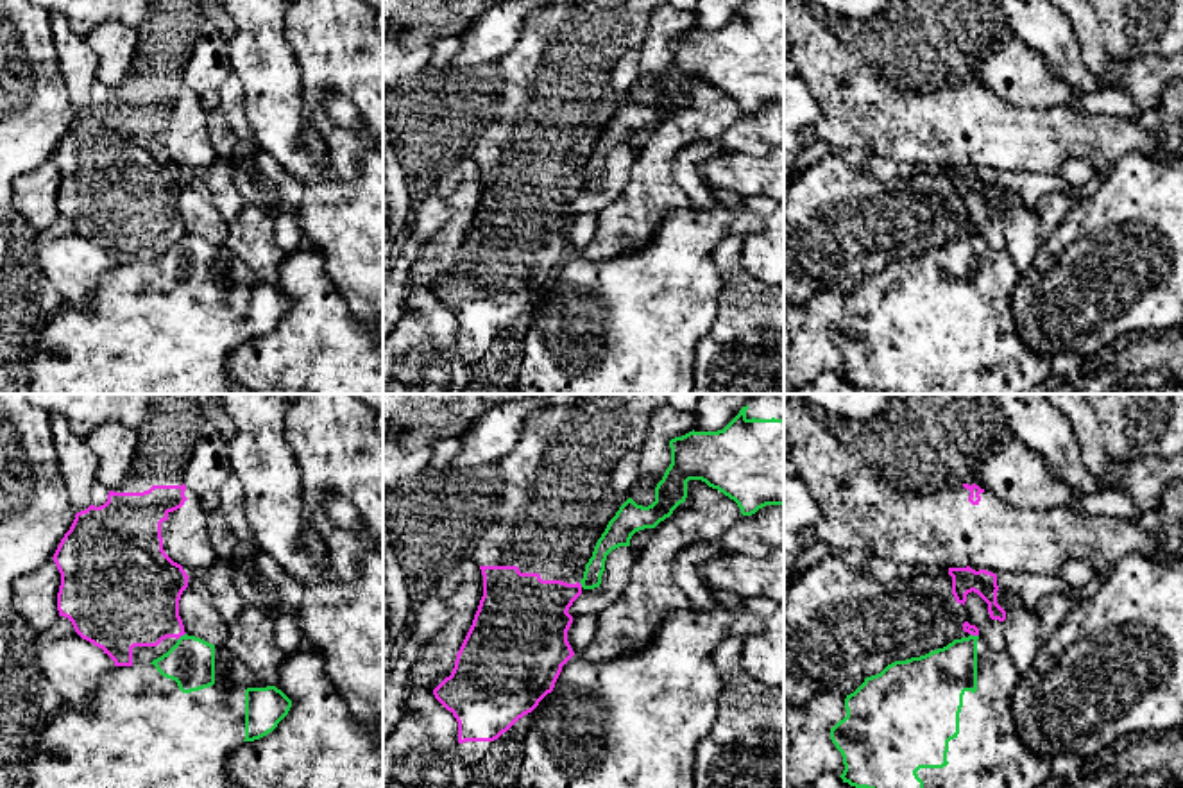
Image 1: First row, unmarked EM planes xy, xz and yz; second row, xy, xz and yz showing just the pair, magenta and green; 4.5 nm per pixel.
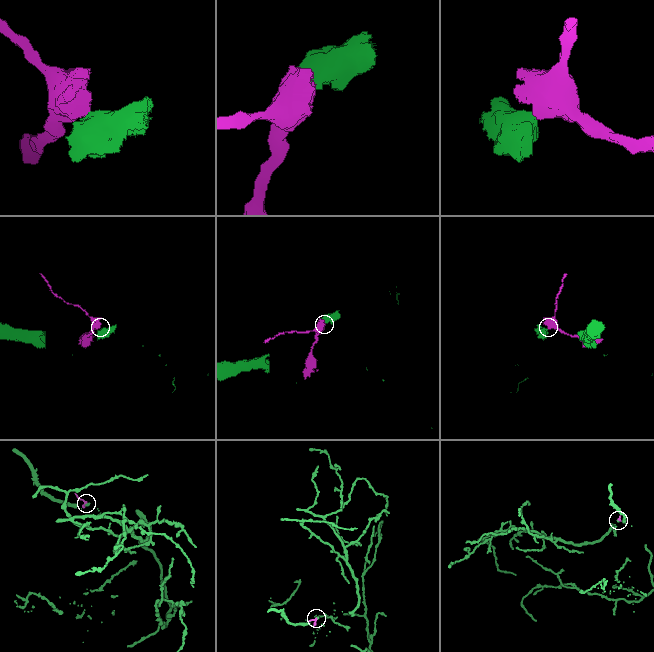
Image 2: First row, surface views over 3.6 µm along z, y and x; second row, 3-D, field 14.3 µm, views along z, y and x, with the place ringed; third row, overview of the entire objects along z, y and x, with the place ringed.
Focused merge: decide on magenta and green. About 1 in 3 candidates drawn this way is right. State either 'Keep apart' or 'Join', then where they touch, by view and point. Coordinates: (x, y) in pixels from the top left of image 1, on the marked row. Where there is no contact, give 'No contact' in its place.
Keep apart. Touches magenta at xy (181, 634)

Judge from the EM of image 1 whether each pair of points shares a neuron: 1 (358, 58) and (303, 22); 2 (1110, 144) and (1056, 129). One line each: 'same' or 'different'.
1: same
2: same

